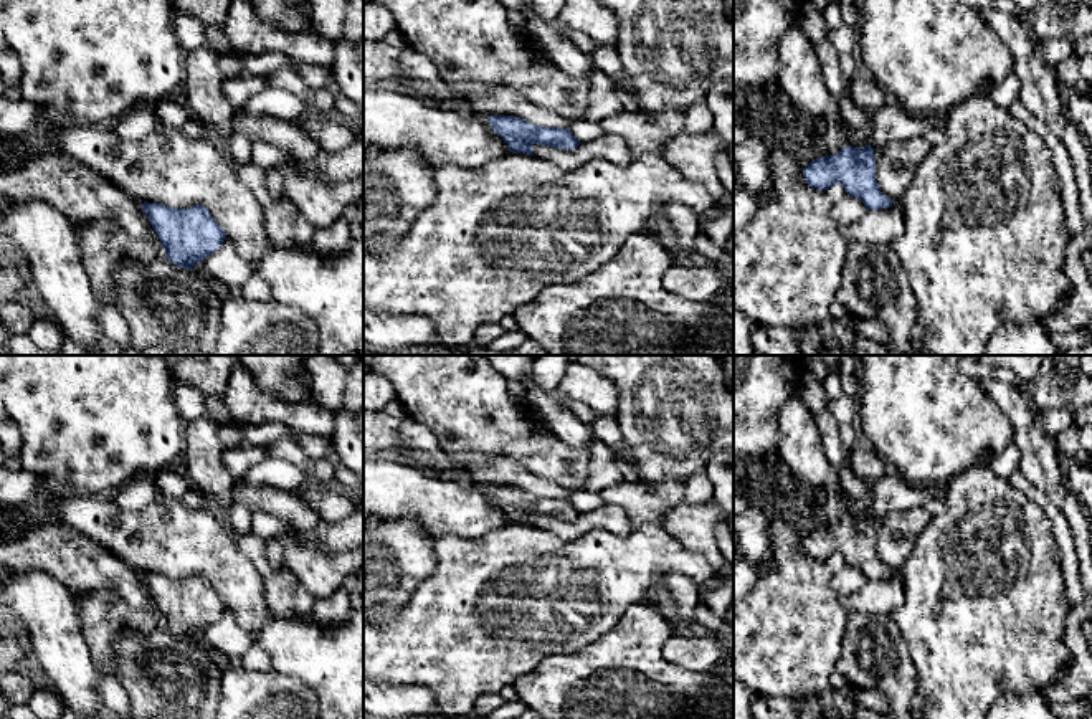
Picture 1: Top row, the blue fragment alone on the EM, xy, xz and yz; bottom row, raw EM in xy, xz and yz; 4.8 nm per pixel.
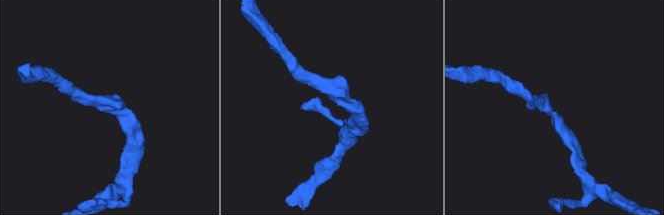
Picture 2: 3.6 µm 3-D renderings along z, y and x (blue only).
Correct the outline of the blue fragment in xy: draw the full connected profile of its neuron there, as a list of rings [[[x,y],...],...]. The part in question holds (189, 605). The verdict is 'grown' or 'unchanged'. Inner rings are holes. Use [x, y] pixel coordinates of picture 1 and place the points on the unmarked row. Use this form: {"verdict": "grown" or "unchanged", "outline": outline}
{"verdict": "unchanged", "outline": [[[142,574],[142,582],[155,600],[164,621],[177,638],[193,640],[225,612],[226,605],[211,583],[202,577],[170,579],[162,574]]]}

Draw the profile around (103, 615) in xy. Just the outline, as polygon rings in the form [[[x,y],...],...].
[[[83,592],[74,602],[93,664],[101,674],[114,673],[122,633],[152,633],[164,621],[155,600],[145,607],[132,607],[116,592]]]

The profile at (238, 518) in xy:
[[[233,504],[226,511],[226,526],[236,536],[241,537],[251,529],[251,511],[243,504]]]

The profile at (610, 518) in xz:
[[[603,504],[570,521],[534,514],[532,524],[563,542],[575,542],[593,529],[608,531],[618,537],[626,537],[634,529],[626,511],[615,504]]]

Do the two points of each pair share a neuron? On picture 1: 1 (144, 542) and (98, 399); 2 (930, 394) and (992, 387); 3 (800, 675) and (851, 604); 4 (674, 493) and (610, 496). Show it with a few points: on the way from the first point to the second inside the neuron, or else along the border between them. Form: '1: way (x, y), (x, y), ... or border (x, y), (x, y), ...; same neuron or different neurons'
1: way (109, 511), (93, 490), (93, 435); same neuron
2: border (977, 382), (1006, 417); different neurons
3: border (838, 597), (848, 612); different neurons
4: way (658, 496), (626, 496); same neuron

